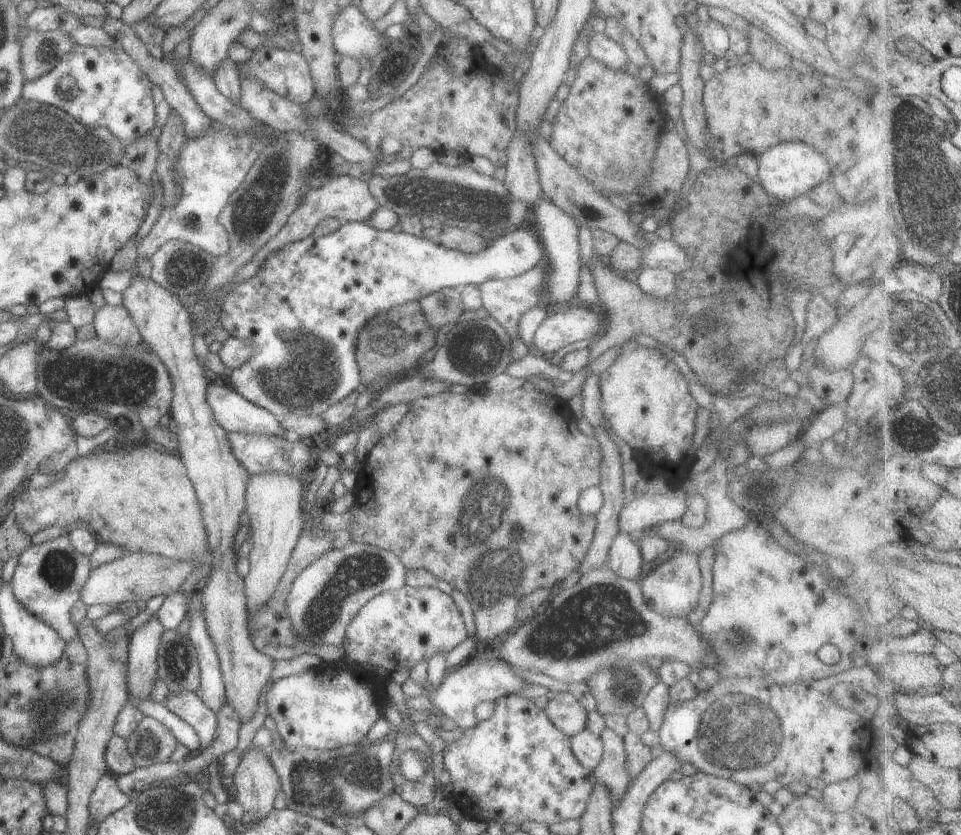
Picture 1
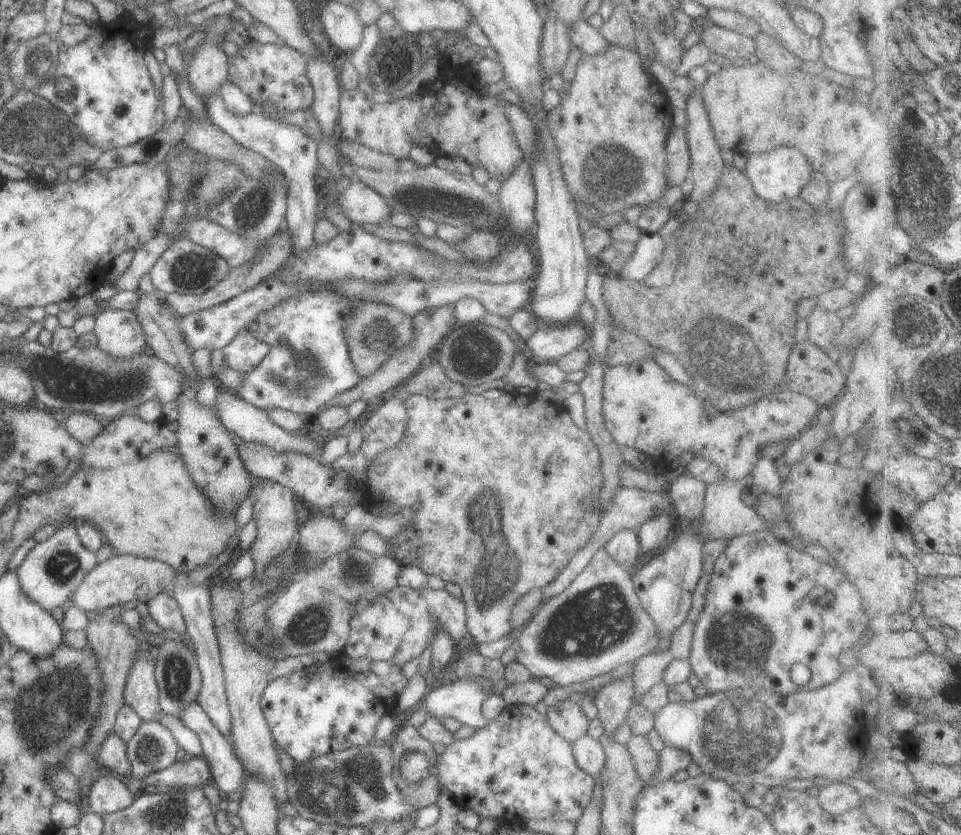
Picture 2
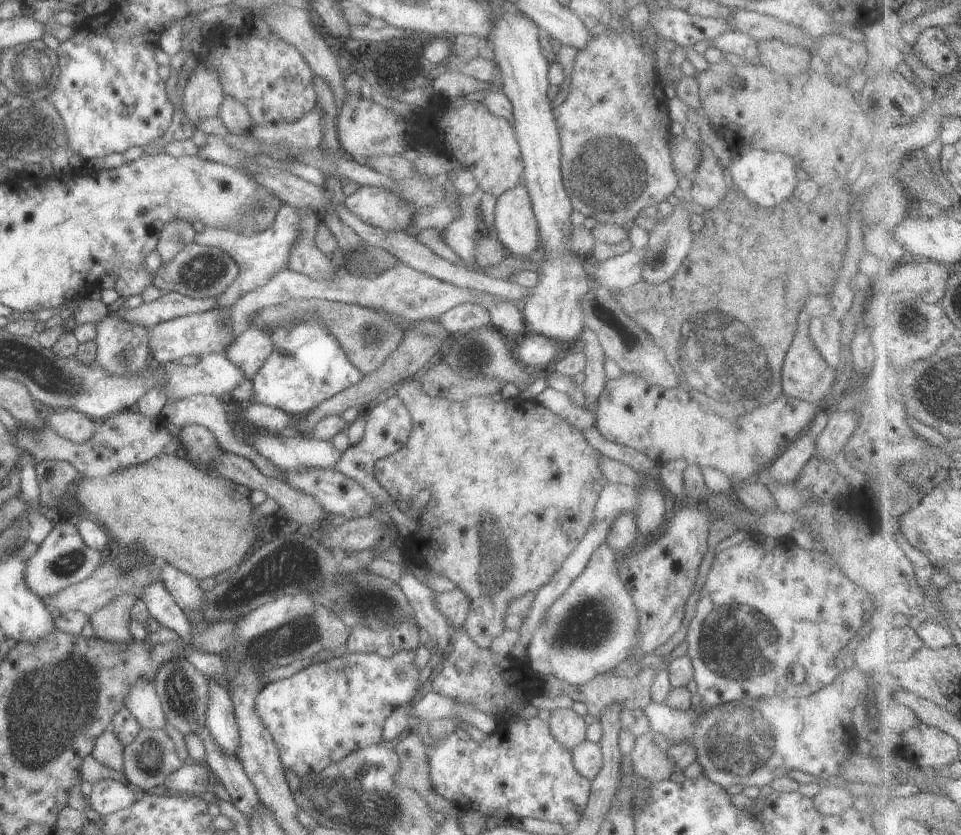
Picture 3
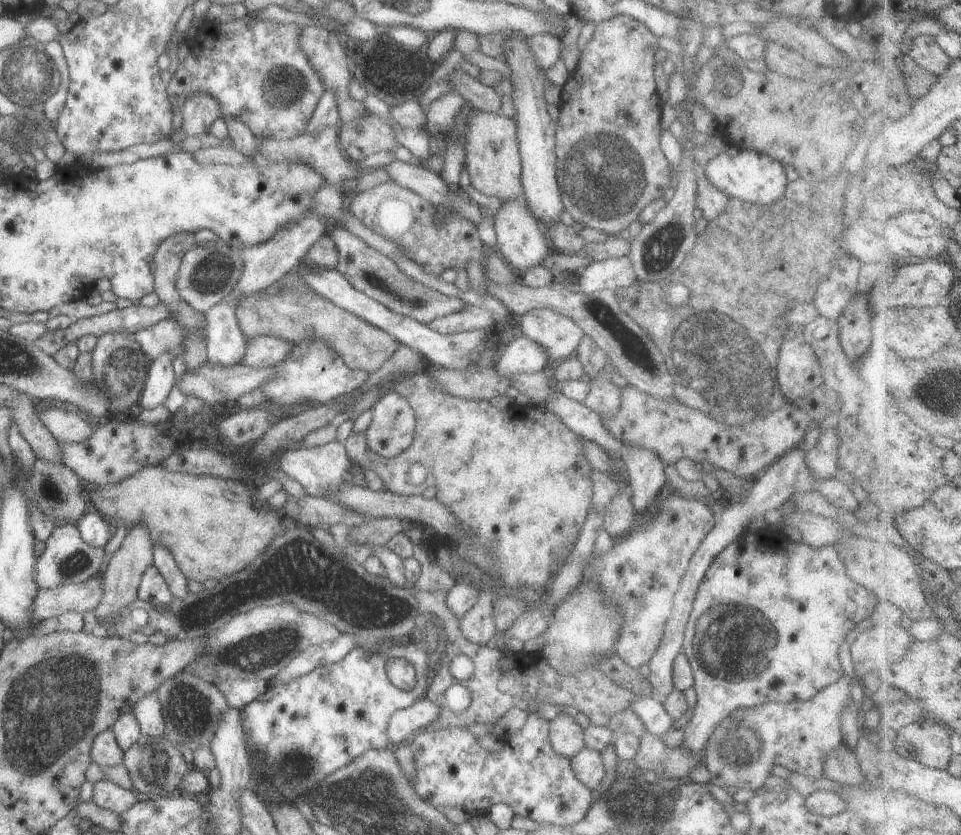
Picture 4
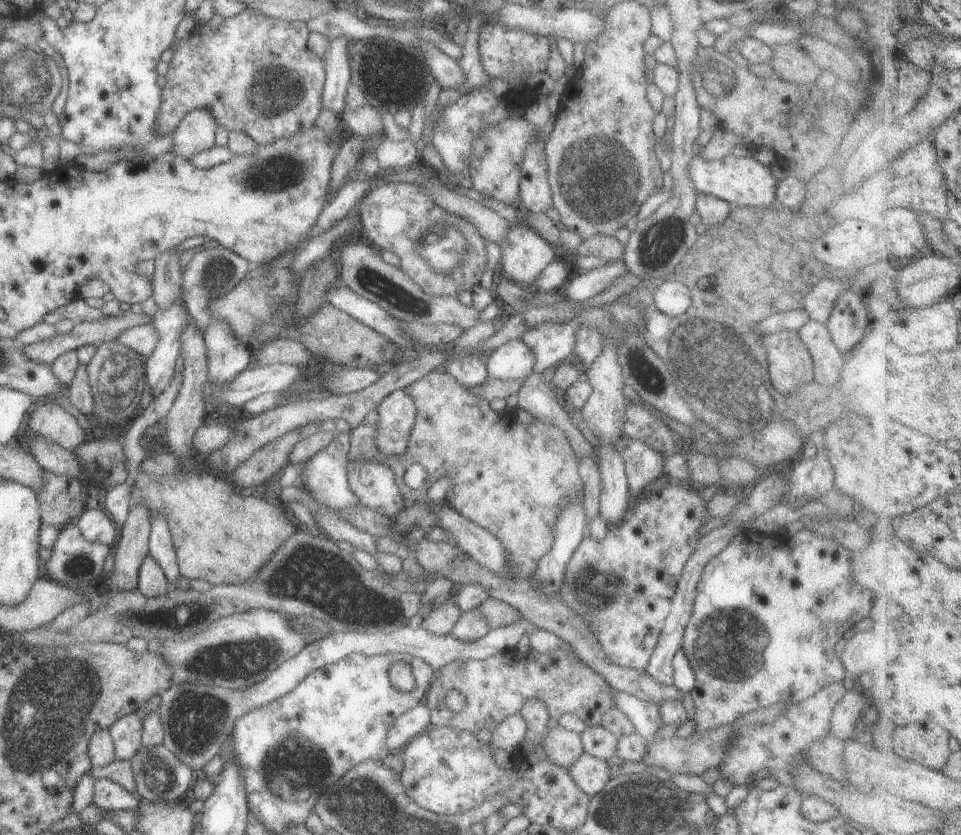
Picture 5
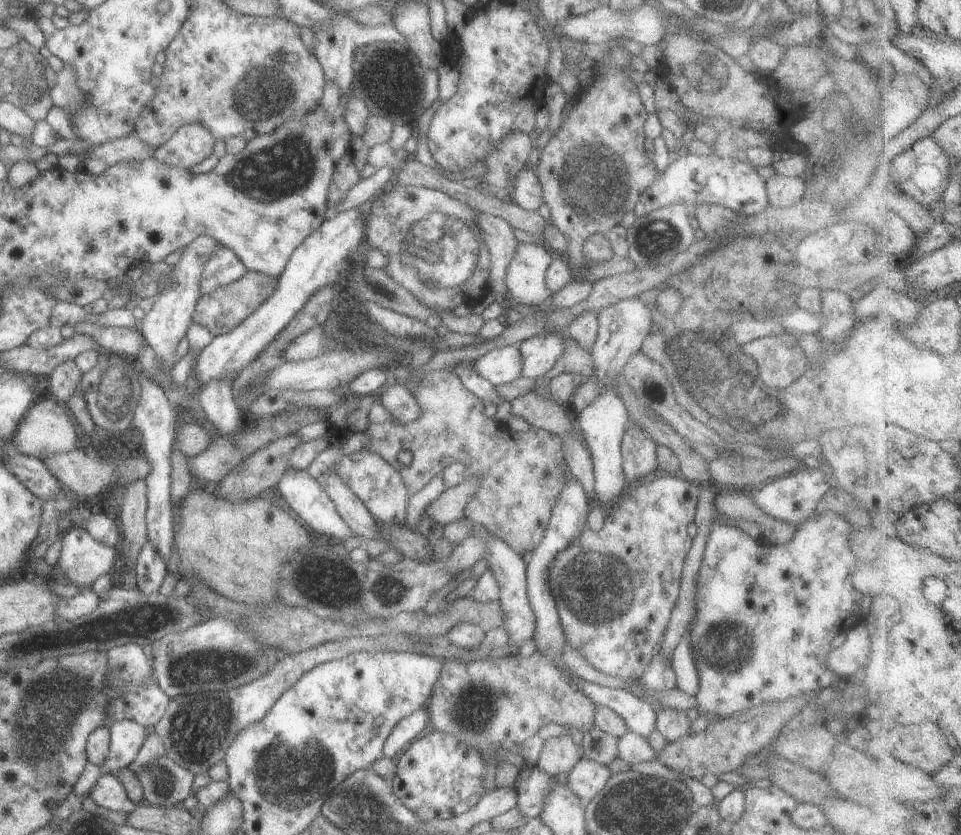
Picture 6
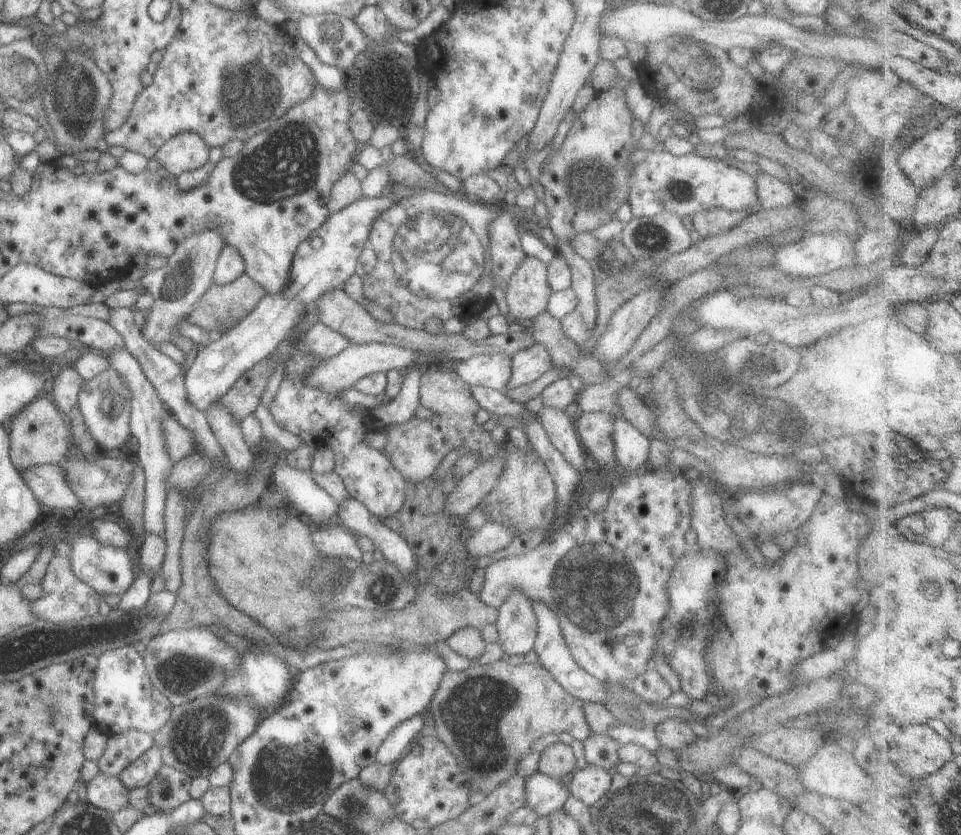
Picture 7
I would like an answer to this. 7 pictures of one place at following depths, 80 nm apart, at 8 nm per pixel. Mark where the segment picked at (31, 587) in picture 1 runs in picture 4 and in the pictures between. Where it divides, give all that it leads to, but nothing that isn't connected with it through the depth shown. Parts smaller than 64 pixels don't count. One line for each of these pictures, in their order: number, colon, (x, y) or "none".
2: (47, 574)
3: (61, 558)
4: (66, 559)

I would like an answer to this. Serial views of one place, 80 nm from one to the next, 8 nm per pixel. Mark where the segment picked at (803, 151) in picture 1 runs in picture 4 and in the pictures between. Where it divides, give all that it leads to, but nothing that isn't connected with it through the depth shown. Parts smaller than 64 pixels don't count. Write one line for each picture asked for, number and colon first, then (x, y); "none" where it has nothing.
2: (777, 175)
3: (766, 178)
4: (755, 178)

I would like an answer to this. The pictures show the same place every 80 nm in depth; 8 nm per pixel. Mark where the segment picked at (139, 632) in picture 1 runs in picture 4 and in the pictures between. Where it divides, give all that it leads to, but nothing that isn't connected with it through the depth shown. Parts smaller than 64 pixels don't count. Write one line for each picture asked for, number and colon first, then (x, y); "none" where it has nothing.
2: (140, 692)
3: (141, 701)
4: (147, 711)

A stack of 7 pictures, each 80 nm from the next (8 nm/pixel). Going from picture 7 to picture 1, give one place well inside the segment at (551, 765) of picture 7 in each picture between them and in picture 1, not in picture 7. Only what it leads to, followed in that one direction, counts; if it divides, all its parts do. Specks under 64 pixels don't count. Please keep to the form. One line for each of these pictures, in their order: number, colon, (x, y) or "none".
1: (564, 711)
2: (564, 717)
3: (567, 727)
4: (565, 736)
5: (561, 746)
6: (559, 754)

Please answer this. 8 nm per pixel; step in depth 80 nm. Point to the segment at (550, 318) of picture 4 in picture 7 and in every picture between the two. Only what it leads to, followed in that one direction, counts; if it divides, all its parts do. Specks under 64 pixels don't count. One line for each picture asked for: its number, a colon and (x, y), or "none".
5: (549, 342)
6: (539, 352)
7: (527, 364)

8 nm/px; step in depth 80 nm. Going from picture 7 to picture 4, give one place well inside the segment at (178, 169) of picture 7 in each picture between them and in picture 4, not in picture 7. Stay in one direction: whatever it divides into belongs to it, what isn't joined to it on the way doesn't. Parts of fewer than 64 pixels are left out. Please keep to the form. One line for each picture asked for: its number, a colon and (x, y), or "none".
4: (198, 112)
5: (195, 133)
6: (189, 144)

